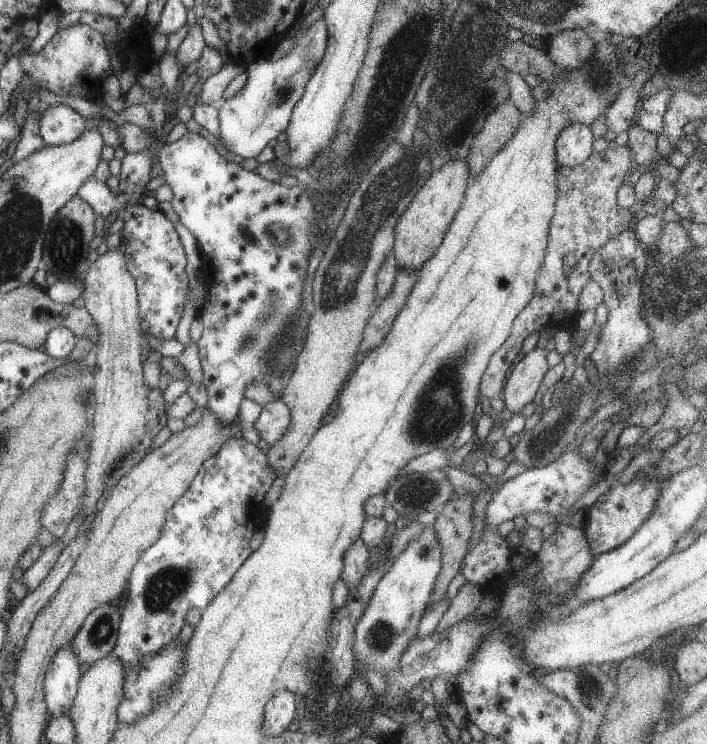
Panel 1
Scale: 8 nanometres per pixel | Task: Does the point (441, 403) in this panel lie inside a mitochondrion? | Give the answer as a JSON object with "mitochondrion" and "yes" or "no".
{"mitochondrion":"yes"}

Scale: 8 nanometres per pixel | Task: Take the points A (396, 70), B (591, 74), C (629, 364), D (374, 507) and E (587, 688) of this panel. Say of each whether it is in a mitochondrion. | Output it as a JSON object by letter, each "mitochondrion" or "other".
{"A":"mitochondrion","B":"mitochondrion","C":"other","D":"other","E":"mitochondrion"}

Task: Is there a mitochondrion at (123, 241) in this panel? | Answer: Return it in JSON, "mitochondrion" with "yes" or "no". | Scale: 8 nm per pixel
{"mitochondrion":"no"}

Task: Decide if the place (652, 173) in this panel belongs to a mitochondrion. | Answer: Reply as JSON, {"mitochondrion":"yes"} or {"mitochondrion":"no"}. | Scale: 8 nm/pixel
{"mitochondrion":"no"}

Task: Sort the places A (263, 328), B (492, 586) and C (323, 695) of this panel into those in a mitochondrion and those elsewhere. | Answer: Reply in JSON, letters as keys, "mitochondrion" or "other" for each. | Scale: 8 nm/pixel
{"A":"mitochondrion","B":"other","C":"mitochondrion"}

